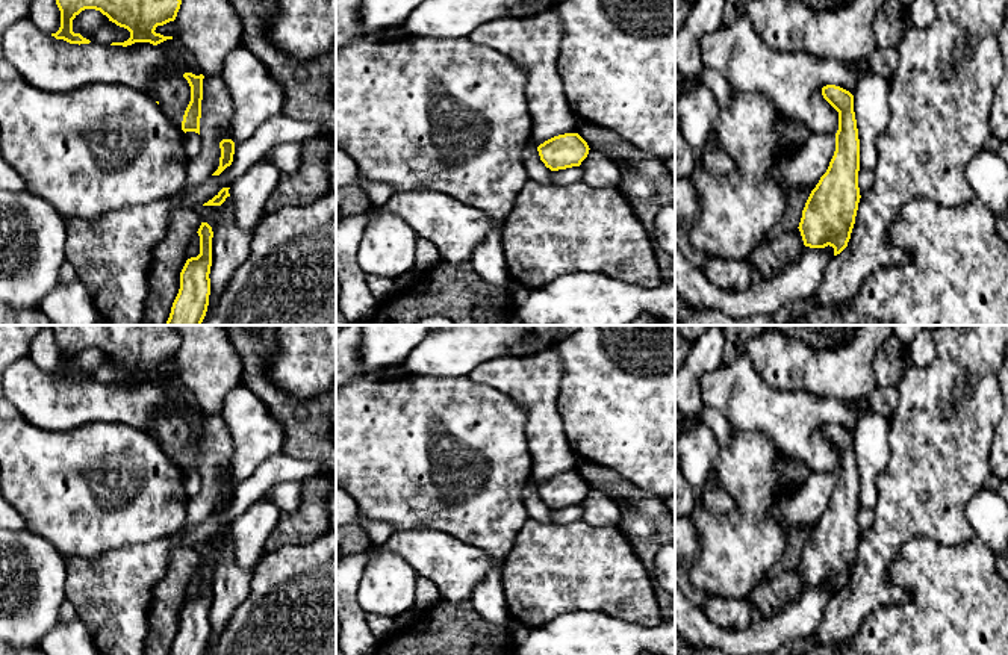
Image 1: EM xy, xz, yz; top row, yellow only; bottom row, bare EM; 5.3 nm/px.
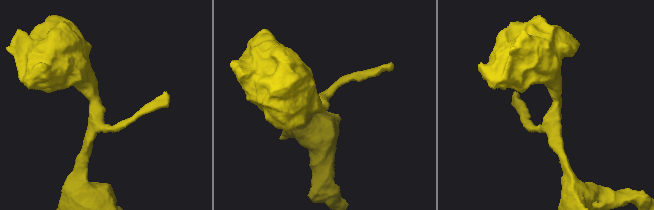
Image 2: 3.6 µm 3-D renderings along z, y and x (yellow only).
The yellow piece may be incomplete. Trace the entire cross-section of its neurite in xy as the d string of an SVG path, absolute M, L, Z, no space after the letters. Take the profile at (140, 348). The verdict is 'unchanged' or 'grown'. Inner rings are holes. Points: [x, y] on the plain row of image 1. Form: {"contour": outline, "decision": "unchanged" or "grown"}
{"contour": "M51 325L61 349L61 366L51 372L70 383L91 380L73 371L73 359L85 348L100 349L120 366L130 371L124 381L110 384L132 384L150 381L157 384L173 375L156 372L157 365L174 360L182 339L170 325Z", "decision": "unchanged"}

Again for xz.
{"contour": "M578 472L558 473L537 486L540 499L551 510L580 505L589 489L587 481Z", "decision": "unchanged"}

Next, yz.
{"contour": "M835 424L822 427L823 437L838 451L835 490L826 511L811 529L799 570L805 585L832 585L840 593L851 578L860 542L860 478L854 434Z", "decision": "unchanged"}

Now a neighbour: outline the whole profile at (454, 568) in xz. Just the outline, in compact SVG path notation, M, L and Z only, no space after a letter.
M430 528L395 531L381 549L400 554L418 576L430 579L437 587L440 601L451 605L469 604L475 587L490 570L490 557L481 548Z

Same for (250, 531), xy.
M260 496L229 528L235 558L244 569L254 569L265 554L265 543L282 516L268 496Z

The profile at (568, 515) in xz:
M572 505L566 508L551 510L551 522L557 525L572 523L583 519L581 505Z

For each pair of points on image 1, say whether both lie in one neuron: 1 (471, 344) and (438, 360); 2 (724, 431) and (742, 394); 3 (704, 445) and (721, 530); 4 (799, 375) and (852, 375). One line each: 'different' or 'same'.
1: same
2: different
3: different
4: same

